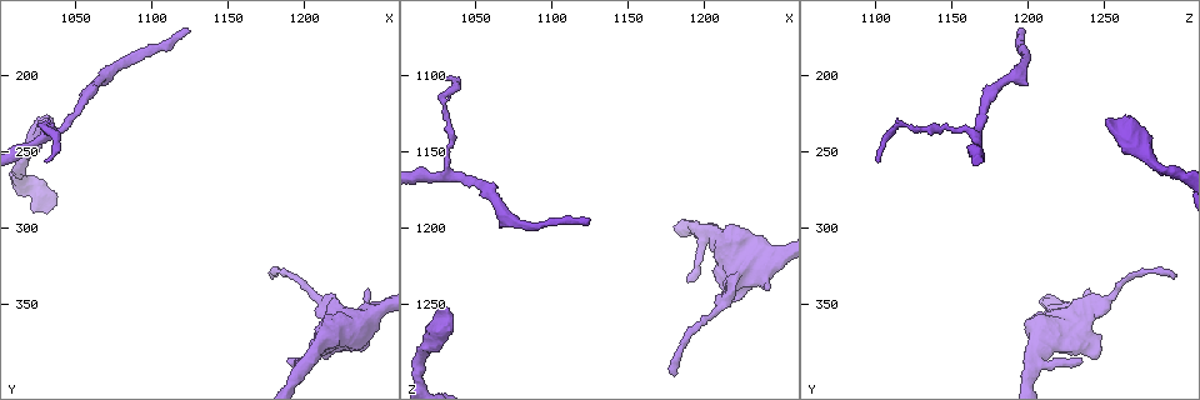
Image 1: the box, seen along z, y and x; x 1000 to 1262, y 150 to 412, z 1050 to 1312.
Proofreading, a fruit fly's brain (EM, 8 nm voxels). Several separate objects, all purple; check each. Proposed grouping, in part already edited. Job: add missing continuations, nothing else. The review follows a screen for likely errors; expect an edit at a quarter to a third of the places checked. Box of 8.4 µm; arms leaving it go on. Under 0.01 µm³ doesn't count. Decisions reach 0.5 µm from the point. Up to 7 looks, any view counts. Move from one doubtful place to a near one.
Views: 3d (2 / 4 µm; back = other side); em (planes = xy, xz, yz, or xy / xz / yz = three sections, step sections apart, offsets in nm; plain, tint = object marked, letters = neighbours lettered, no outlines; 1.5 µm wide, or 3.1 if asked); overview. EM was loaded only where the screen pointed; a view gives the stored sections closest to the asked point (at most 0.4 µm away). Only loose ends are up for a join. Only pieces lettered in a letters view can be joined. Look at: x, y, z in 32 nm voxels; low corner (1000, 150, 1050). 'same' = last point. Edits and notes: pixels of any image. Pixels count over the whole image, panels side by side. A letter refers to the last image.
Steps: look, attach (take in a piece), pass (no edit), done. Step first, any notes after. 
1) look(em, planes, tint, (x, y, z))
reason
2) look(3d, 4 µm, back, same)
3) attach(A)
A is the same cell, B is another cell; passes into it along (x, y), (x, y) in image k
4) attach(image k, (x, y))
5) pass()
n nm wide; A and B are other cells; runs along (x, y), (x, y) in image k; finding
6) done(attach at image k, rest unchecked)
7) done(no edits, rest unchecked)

look(em, planes, letters, (1030, 230, 1250))
branch stops here

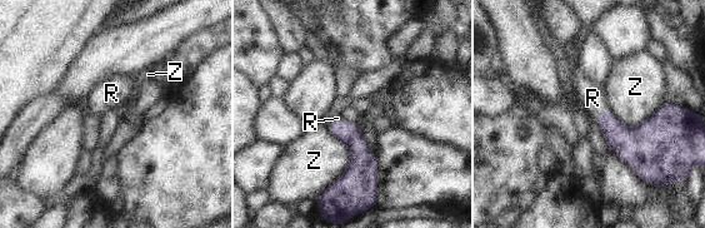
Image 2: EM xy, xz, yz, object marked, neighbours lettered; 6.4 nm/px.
attach(R)
140 nm wide; R is the same cell, Z is another cell; the neuron continues

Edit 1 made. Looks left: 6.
look(em, planes, letters, (1190, 386, 1234))
free end

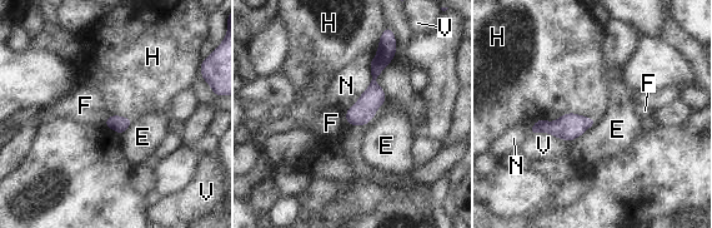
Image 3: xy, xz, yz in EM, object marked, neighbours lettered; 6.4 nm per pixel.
pass()
110 nm wide; E, F, H, N and V are other cells; none of them fits

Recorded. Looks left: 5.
look(em, planes, letters, (1180, 332, 1296))
tapers out

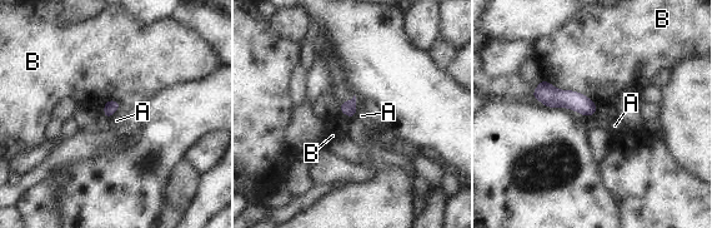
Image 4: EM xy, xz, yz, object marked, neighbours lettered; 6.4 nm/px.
pass()
A and B are other cells; border along (356, 98), (356, 113), (354, 117) in image 4; no lettered piece goes on from it

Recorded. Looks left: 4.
done(attach at image 2, rest unchecked)

